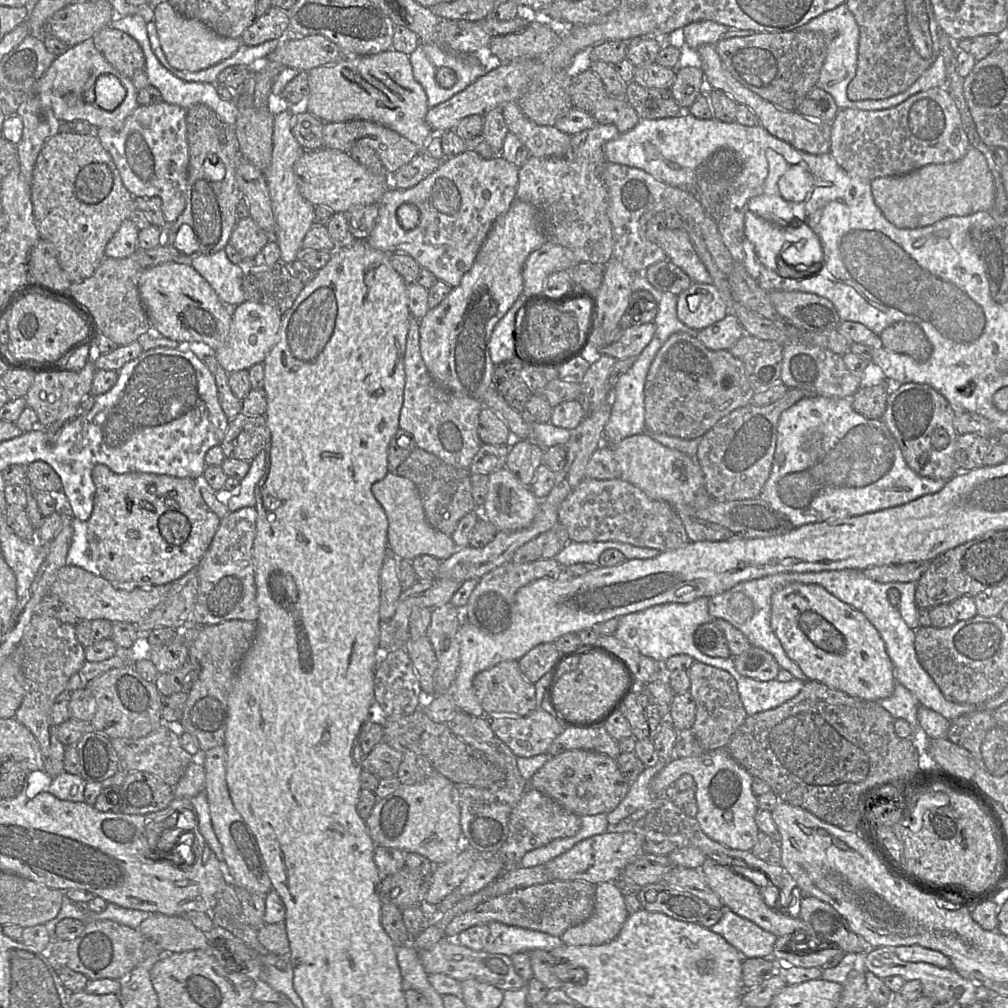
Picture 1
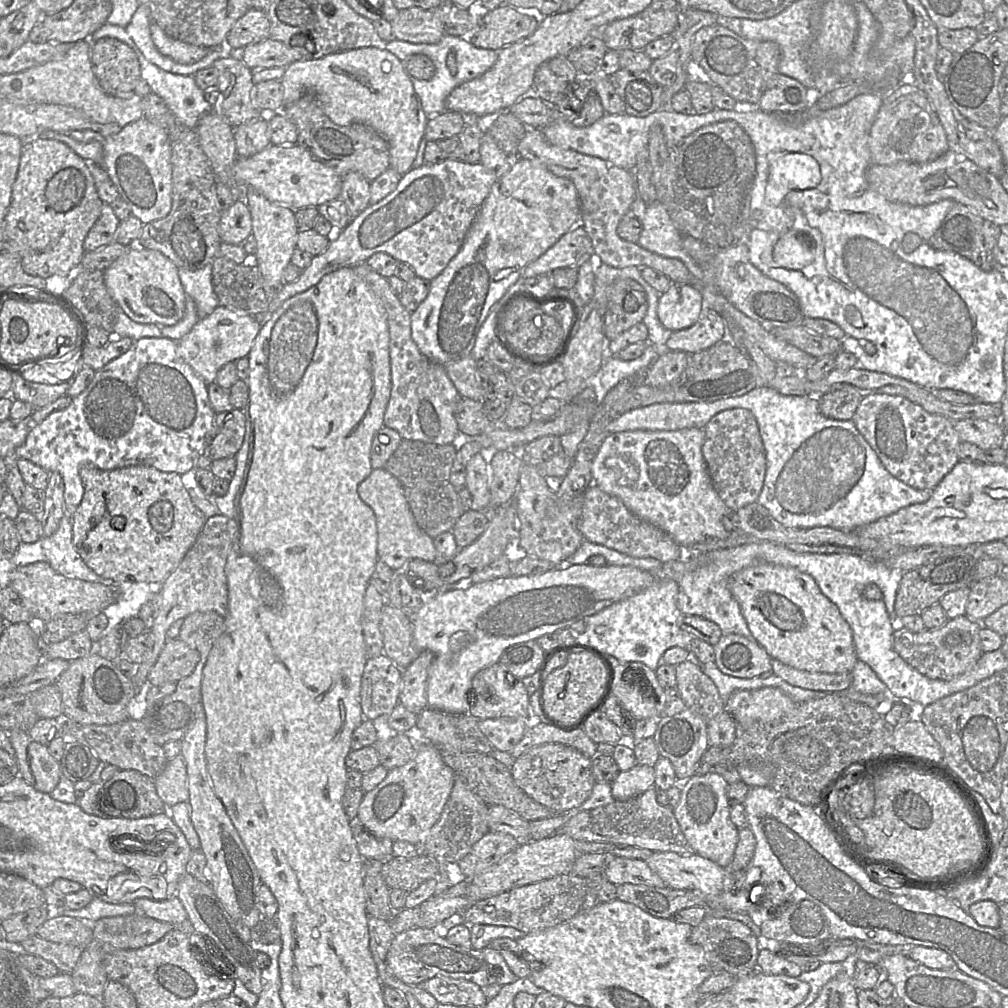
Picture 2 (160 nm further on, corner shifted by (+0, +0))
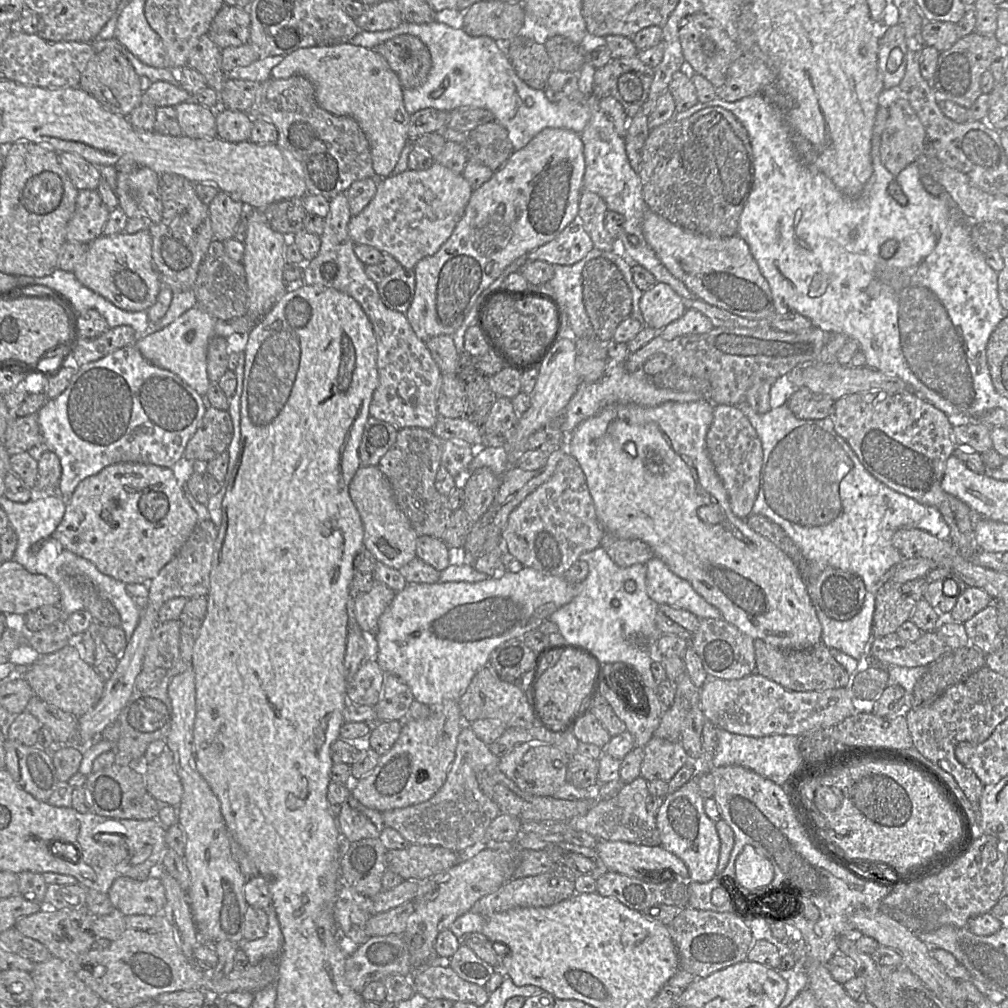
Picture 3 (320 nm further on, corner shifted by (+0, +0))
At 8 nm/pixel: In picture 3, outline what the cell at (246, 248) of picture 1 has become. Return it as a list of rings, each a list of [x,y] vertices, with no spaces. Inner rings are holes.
[[[220,190],[208,204],[208,209],[214,239],[224,242],[234,237],[238,223],[247,208]]]

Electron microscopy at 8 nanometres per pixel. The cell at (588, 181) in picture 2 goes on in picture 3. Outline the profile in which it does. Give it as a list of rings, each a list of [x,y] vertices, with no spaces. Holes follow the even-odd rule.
[[[582,190],[578,218],[591,237],[595,248],[614,251],[616,249],[615,240],[606,230],[604,223],[607,211],[607,205],[599,195]]]

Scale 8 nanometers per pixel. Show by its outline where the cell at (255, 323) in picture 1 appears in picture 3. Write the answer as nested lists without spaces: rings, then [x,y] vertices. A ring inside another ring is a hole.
[[[195,306],[166,327],[138,338],[134,345],[147,361],[178,375],[205,398],[211,382],[207,374],[207,348],[210,339],[215,336],[216,320]]]

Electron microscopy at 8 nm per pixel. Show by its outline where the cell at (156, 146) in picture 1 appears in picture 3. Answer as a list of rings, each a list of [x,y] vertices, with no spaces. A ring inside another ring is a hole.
[[[148,167],[117,174],[116,195],[128,218],[148,217],[155,224],[162,219],[163,205],[158,190],[159,174]]]

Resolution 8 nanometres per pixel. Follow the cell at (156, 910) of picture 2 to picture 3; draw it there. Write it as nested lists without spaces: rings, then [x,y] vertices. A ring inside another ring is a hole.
[[[158,870],[142,881],[119,877],[114,880],[107,895],[114,908],[124,915],[160,914],[166,903]]]

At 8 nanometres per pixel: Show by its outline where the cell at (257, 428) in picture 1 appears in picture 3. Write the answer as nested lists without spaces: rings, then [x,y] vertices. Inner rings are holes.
[[[207,406],[194,435],[188,441],[183,457],[210,461],[227,450],[233,438],[233,422],[227,410]]]

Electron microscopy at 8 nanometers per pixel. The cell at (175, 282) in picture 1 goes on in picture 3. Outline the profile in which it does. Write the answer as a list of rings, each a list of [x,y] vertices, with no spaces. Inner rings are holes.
[[[148,231],[101,235],[88,244],[86,260],[72,272],[77,280],[126,311],[147,311],[162,286],[152,259],[152,237]]]

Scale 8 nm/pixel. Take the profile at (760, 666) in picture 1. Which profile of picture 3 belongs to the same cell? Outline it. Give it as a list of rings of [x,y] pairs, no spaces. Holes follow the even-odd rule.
[[[700,619],[699,627],[690,640],[689,646],[699,656],[708,677],[734,680],[743,678],[756,669],[754,639],[737,627],[721,619]]]

